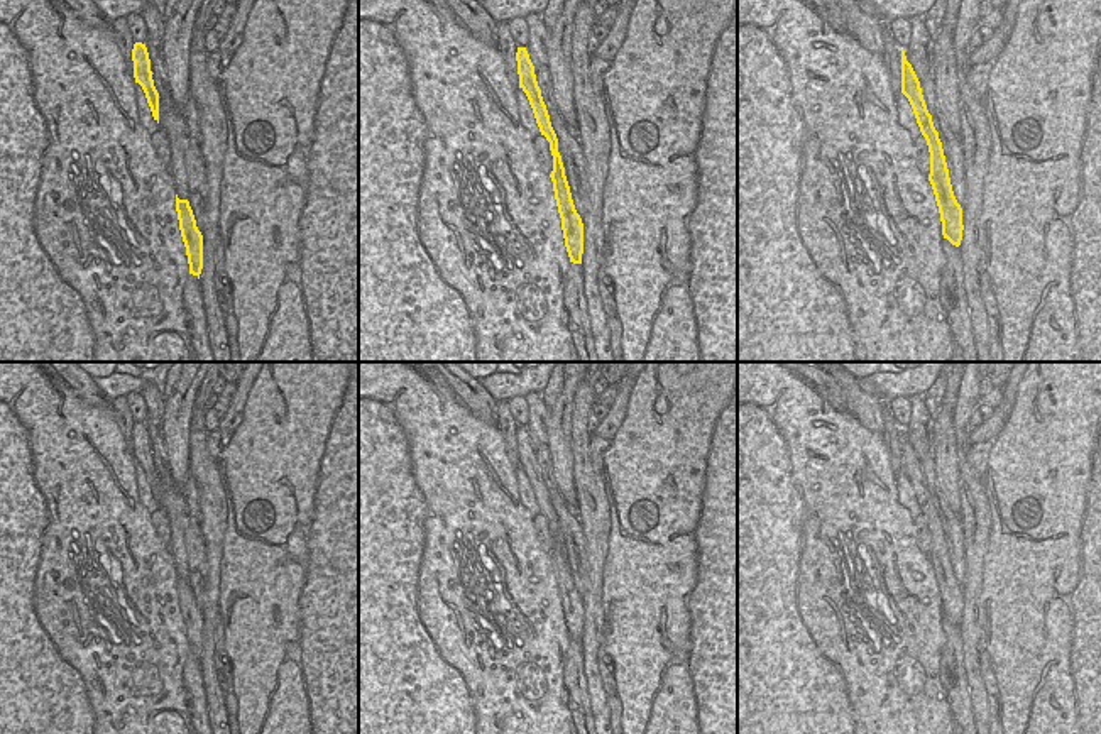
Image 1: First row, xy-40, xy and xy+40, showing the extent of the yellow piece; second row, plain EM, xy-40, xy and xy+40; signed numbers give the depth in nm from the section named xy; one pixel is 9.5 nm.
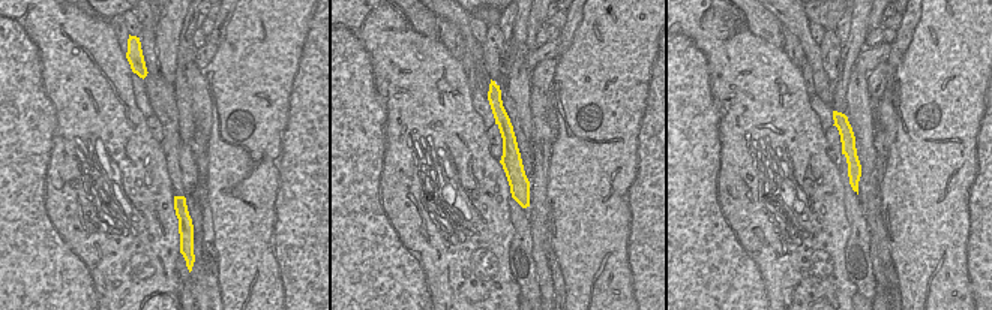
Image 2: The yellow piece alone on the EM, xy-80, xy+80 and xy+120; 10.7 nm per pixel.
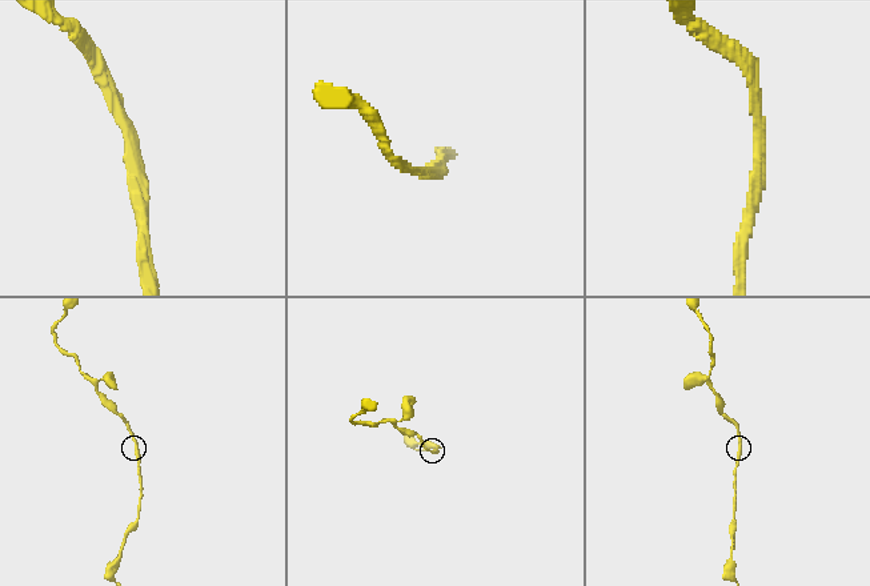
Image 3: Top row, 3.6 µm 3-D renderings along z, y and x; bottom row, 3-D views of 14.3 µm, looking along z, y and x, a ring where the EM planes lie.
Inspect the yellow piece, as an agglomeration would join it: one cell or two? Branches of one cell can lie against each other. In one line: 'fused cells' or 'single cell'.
single cell

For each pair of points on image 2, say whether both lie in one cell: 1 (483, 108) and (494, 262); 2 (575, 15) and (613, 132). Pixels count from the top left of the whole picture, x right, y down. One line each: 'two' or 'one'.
1: two
2: two

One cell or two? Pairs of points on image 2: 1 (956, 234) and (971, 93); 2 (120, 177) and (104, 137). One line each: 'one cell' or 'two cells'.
1: one cell
2: one cell

